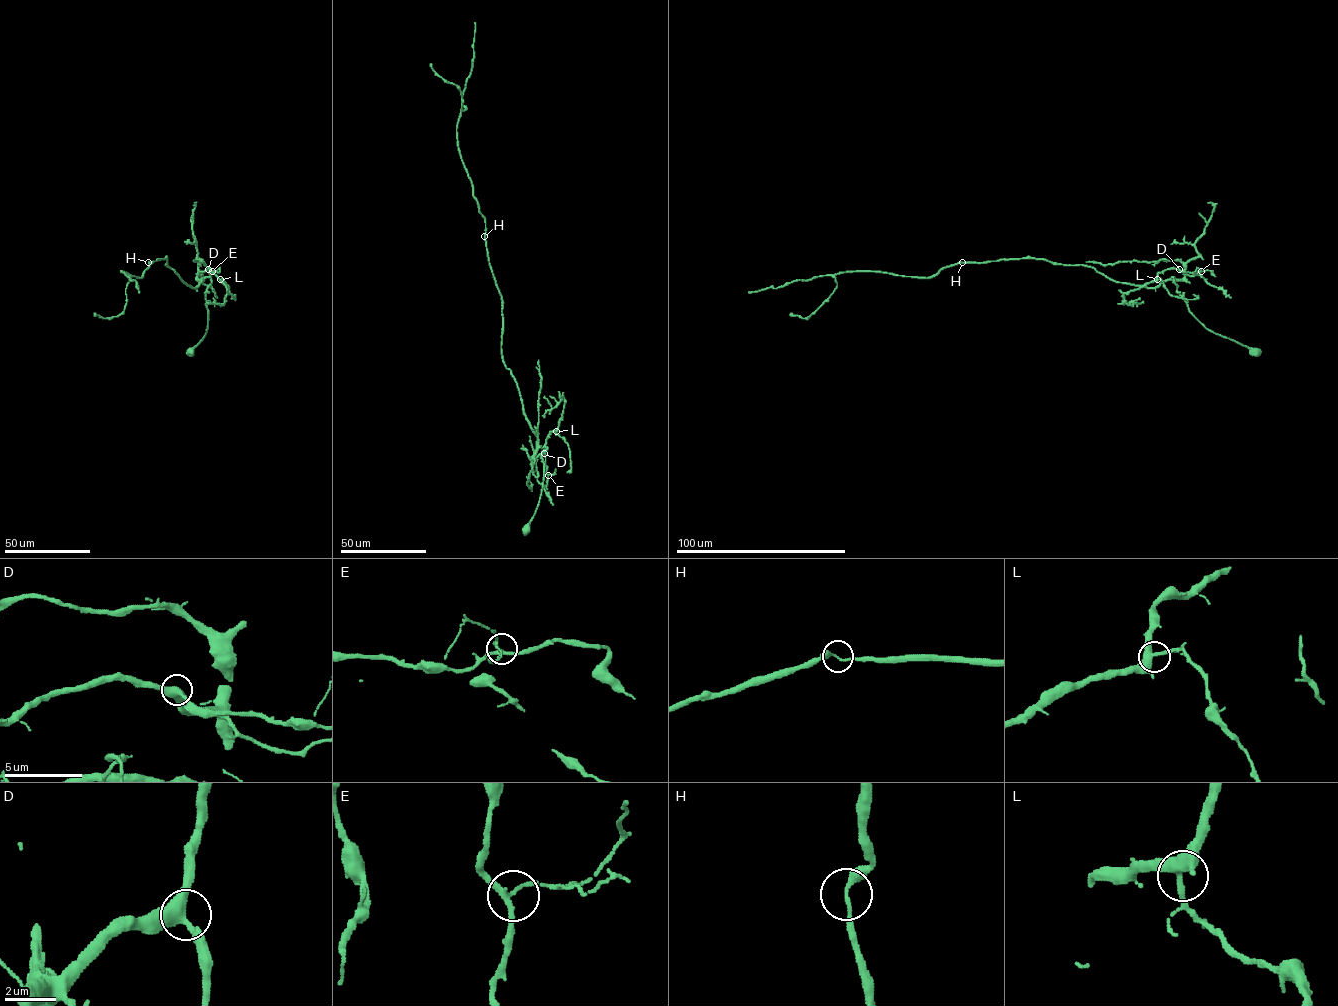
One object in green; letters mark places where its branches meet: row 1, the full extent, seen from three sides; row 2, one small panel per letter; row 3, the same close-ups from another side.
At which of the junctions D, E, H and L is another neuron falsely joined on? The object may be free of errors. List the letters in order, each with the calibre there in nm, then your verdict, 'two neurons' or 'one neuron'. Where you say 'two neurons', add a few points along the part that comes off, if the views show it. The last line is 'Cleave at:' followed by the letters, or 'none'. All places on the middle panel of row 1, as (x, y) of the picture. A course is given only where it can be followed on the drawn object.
D: 400 nm thick; one neuron
E: 190 nm thick; one neuron
H: 220 nm thick; one neuron
L: 380 nm thick; one neuron
Cleave at: none

